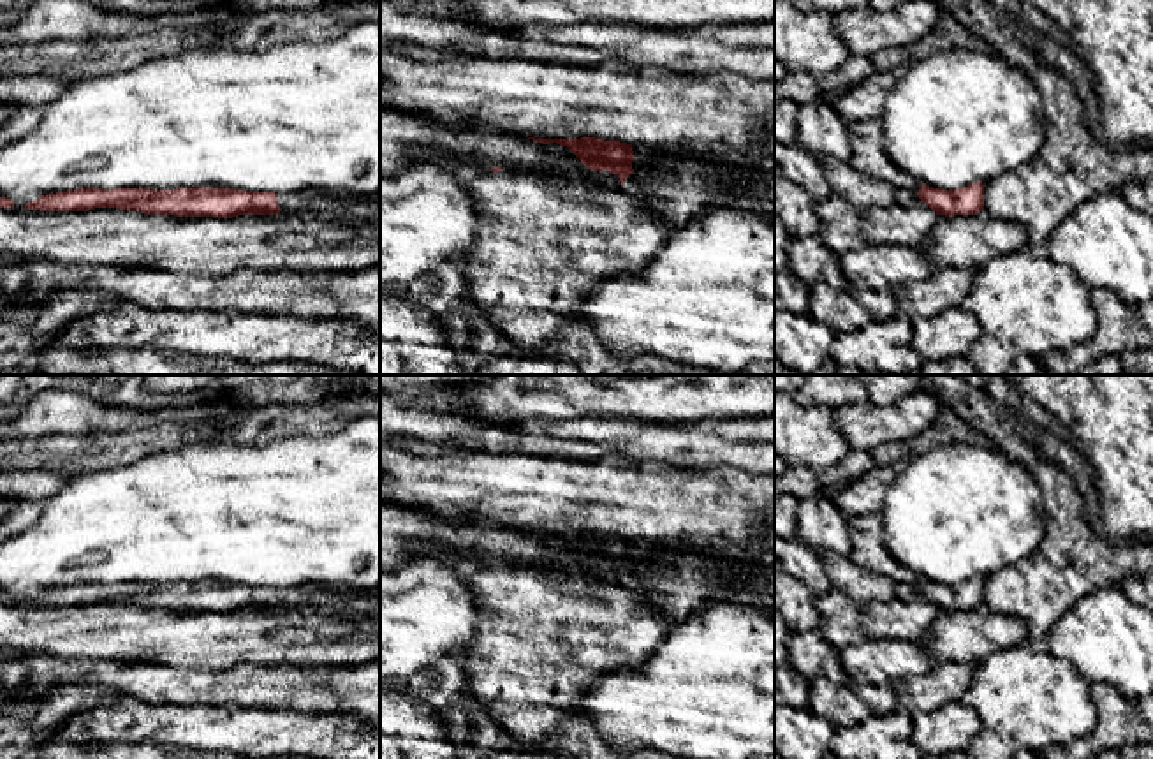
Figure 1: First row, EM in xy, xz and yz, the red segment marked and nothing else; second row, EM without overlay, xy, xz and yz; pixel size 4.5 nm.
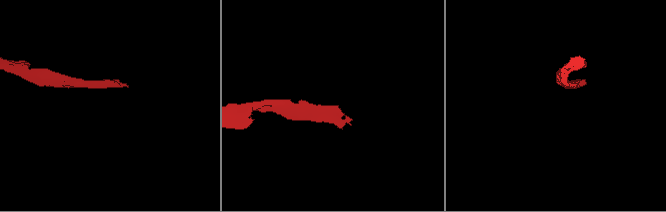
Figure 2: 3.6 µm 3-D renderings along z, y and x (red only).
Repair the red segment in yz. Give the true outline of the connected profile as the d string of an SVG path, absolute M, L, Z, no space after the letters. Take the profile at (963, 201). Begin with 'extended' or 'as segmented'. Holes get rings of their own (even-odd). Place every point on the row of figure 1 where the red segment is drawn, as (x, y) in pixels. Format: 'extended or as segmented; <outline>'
as segmented; M979 181L958 190L942 190L922 185L917 195L921 203L928 204L936 215L966 217L984 211L984 187L986 185Z

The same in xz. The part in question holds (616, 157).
as segmented; M595 137L581 139L535 139L535 143L549 144L556 143L567 146L588 169L591 171L609 171L616 174L625 185L627 178L634 173L632 162L635 158L632 144L620 141L604 141Z

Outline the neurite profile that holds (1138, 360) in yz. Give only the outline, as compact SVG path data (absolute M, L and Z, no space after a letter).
M1132 349L1121 356L1123 373L1153 375L1153 350Z

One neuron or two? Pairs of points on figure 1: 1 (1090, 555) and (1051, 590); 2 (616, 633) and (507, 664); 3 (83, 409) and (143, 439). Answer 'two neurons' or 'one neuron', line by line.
1: one neuron
2: one neuron
3: two neurons

